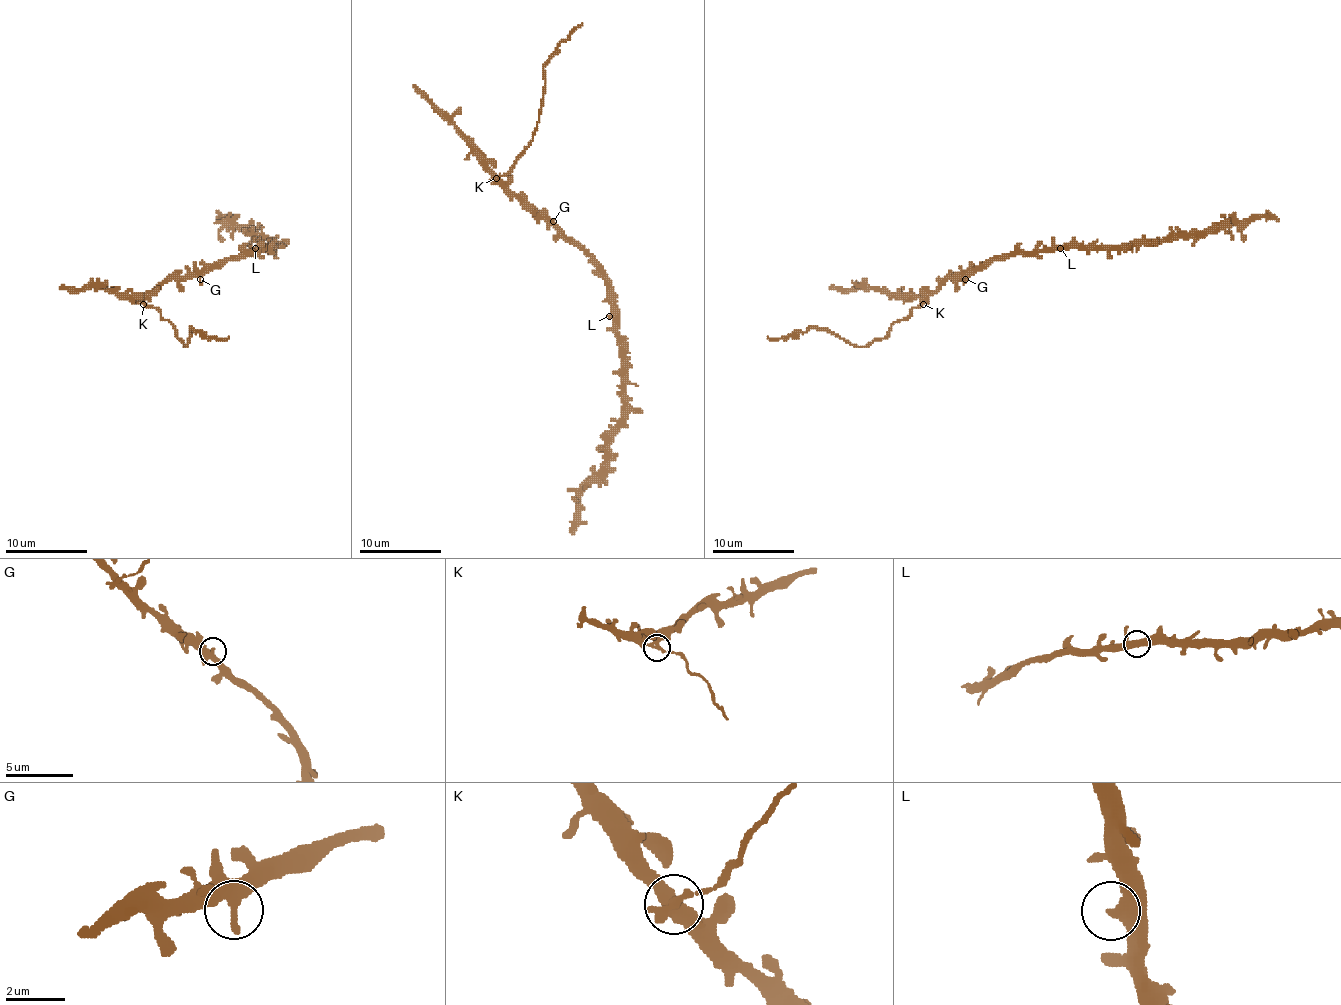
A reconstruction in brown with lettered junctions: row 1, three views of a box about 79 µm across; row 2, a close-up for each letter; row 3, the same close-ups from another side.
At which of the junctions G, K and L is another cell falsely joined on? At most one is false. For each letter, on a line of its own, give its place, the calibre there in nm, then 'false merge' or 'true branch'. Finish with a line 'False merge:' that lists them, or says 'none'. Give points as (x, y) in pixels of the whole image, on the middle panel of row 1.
G: place (553, 221); calibre 320 nm; true branch
K: place (496, 178); calibre 280 nm; false merge
L: place (609, 316); calibre 320 nm; true branch
False merge: K

